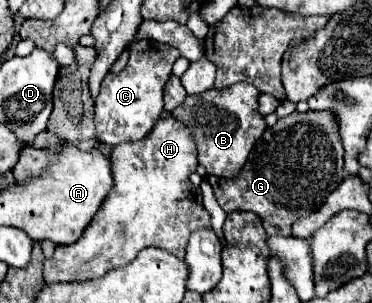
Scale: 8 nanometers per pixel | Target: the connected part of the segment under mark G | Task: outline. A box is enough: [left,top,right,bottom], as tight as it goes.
[206,112,344,236]

